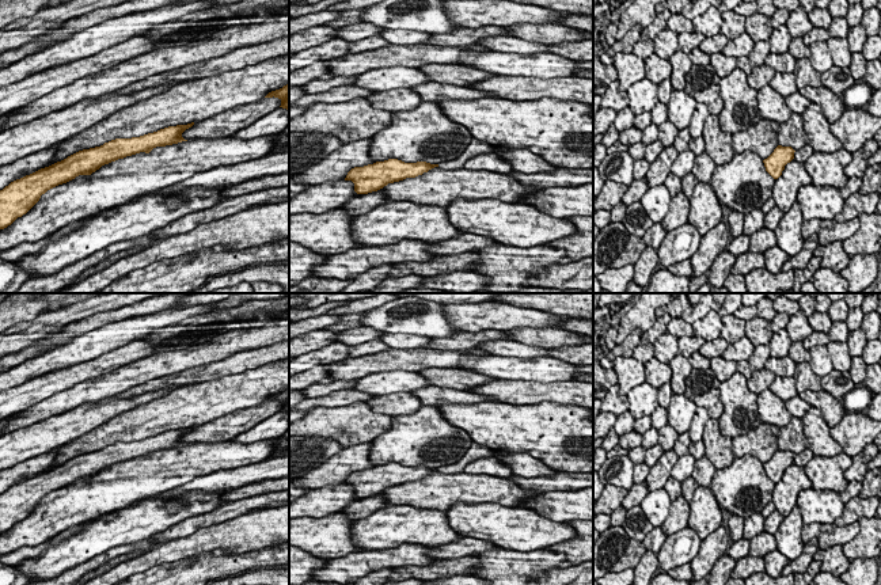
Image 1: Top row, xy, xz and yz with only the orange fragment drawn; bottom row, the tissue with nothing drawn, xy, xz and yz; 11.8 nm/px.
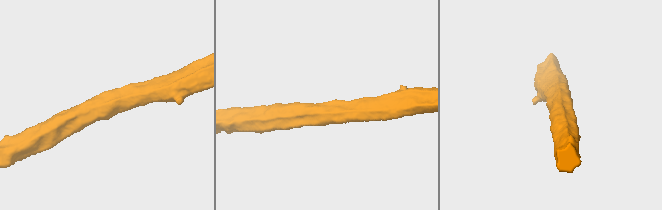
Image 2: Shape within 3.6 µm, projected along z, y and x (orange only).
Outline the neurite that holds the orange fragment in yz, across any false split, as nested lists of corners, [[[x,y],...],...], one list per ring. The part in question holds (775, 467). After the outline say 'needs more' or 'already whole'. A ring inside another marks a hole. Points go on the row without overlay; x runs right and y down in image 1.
[[[778,449],[774,456],[763,464],[766,475],[778,483],[785,474],[785,470],[794,463],[794,453],[791,451]]] | already whole

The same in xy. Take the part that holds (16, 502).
[[[194,426],[168,430],[140,441],[115,442],[100,451],[79,455],[61,466],[11,486],[0,494],[0,533],[26,518],[48,494],[79,479],[91,479],[102,470],[118,463],[187,445],[182,437],[193,429]]] | already whole

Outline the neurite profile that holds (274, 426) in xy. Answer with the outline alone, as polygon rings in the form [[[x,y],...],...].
[[[278,411],[259,422],[247,432],[240,433],[232,441],[251,444],[262,440],[282,437],[289,430],[289,414]]]

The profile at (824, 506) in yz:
[[[813,487],[800,491],[797,506],[804,524],[833,524],[844,512],[844,502],[839,493]]]

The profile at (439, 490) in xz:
[[[434,471],[415,482],[388,487],[379,495],[388,506],[447,512],[453,504],[500,504],[517,508],[542,493],[524,490],[508,478]]]

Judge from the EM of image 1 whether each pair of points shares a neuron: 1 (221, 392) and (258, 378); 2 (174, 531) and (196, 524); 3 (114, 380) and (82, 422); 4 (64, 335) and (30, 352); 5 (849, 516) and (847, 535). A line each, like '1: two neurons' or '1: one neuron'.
1: one neuron
2: one neuron
3: two neurons
4: two neurons
5: two neurons

